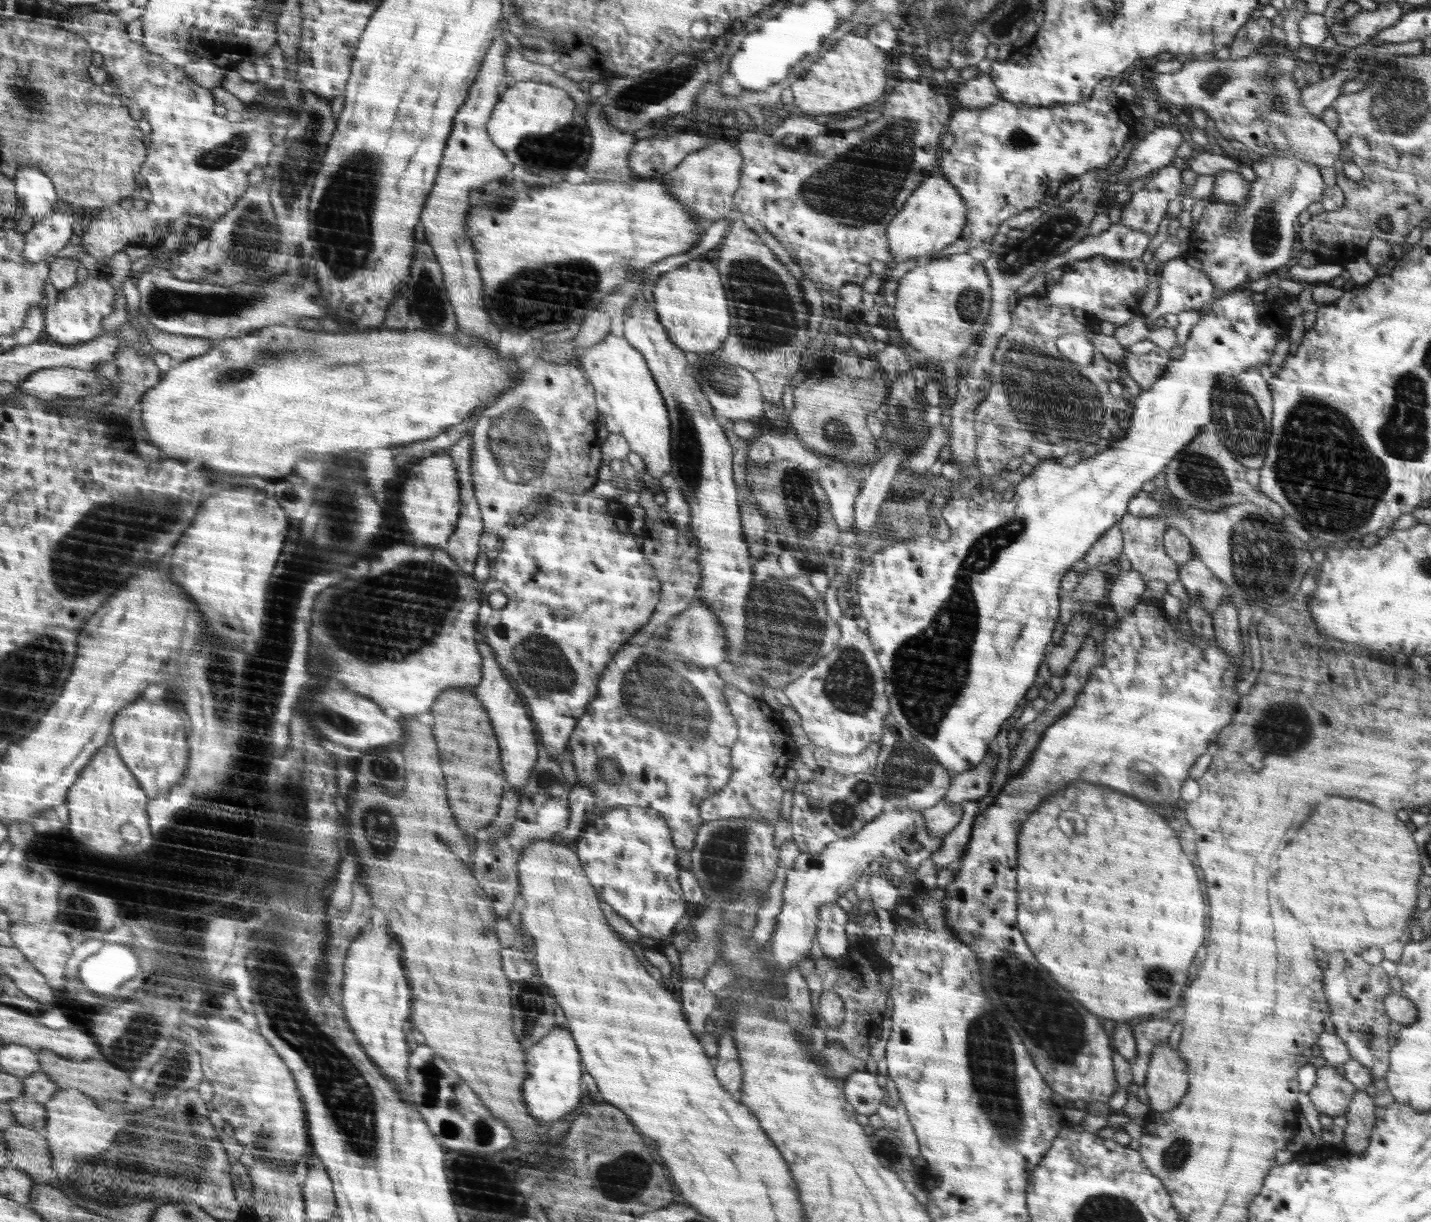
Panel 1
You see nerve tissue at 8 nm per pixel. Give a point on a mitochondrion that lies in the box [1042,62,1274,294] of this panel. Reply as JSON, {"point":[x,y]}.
{"point":[1212,83]}

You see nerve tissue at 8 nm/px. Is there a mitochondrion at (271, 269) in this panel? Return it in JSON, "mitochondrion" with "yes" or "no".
{"mitochondrion":"yes"}

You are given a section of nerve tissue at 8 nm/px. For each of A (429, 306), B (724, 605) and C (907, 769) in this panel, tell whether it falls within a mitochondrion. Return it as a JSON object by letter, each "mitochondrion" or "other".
{"A":"mitochondrion","B":"mitochondrion","C":"mitochondrion"}

